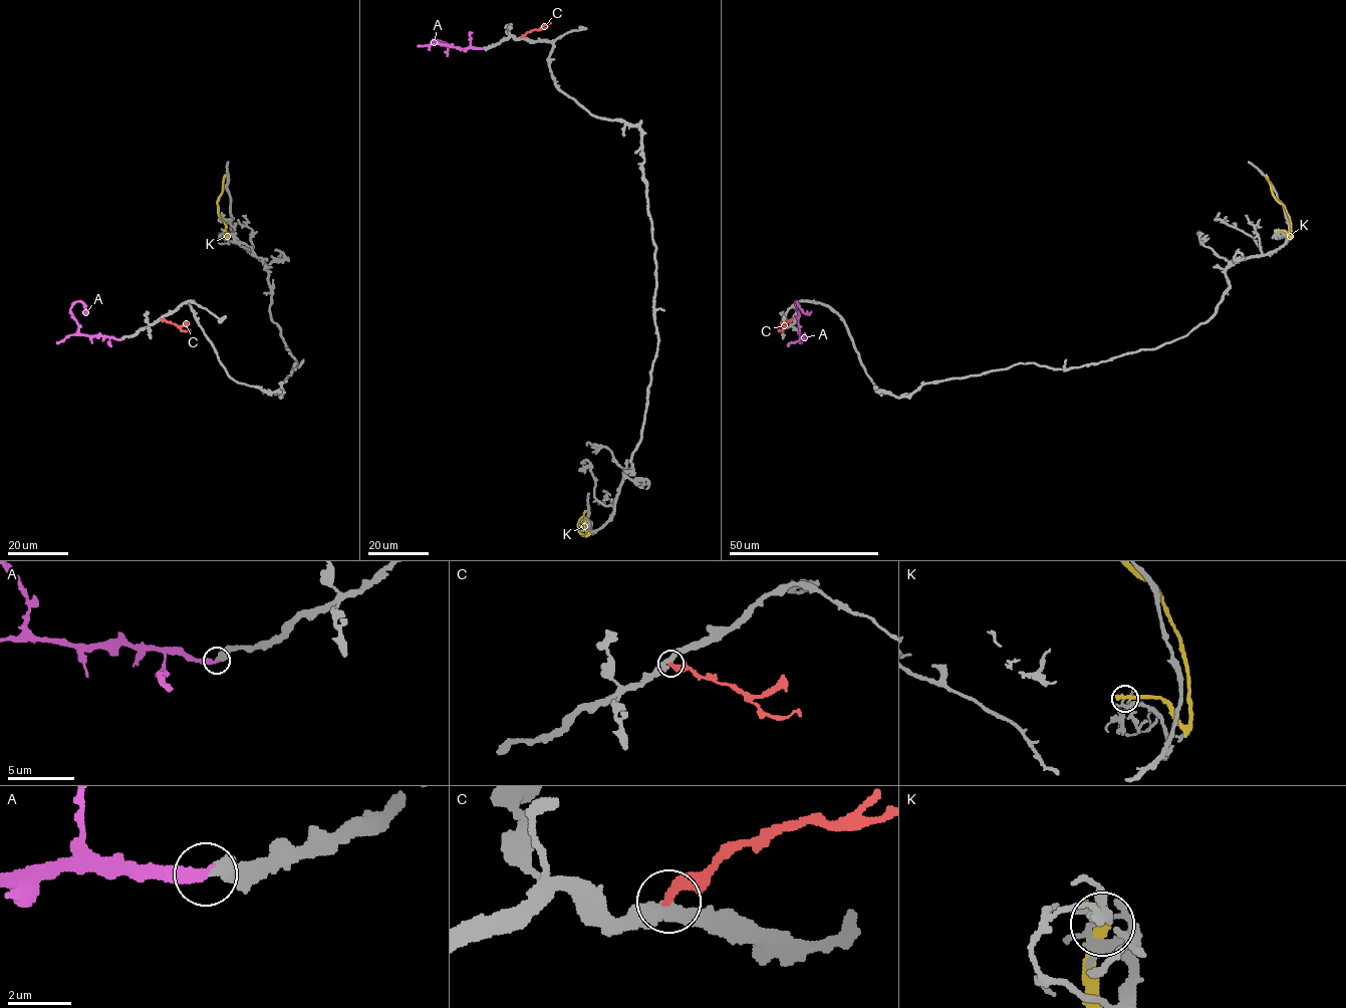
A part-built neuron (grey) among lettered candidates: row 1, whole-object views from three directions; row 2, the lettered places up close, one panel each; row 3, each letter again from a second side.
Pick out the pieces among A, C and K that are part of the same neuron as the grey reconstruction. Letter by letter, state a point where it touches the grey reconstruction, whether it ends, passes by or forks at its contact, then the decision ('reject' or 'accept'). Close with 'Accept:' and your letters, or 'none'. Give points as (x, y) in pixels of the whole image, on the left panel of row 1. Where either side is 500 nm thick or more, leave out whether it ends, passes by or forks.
A: contact (121, 339); it ends; accept
C: contact (161, 318); it ends; reject
K: contact (225, 230); it ends; reject
Accept: A

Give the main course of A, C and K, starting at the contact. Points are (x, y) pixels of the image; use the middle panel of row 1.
A: (482, 48), (456, 48), (432, 41), (441, 40), (447, 46), (447, 55)
C: (521, 37), (550, 22)
K: (585, 521), (586, 535), (579, 531), (578, 522), (587, 510)

